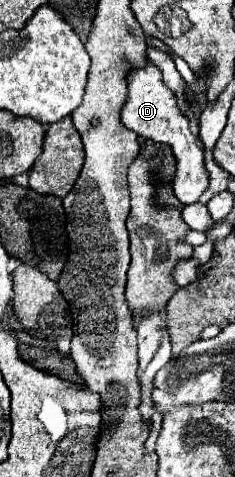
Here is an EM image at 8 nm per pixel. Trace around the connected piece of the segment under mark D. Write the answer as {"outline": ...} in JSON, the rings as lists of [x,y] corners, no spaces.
{"outline":[[[147,62],[145,68],[133,70],[129,74],[129,94],[121,110],[121,122],[125,128],[137,132],[141,138],[147,140],[151,138],[153,142],[165,142],[173,148],[173,154],[179,162],[179,172],[173,178],[173,192],[179,198],[179,202],[197,202],[199,196],[209,186],[203,148],[199,144],[199,138],[193,136],[189,120],[179,112],[173,92],[163,84],[159,70],[151,62]]]}

